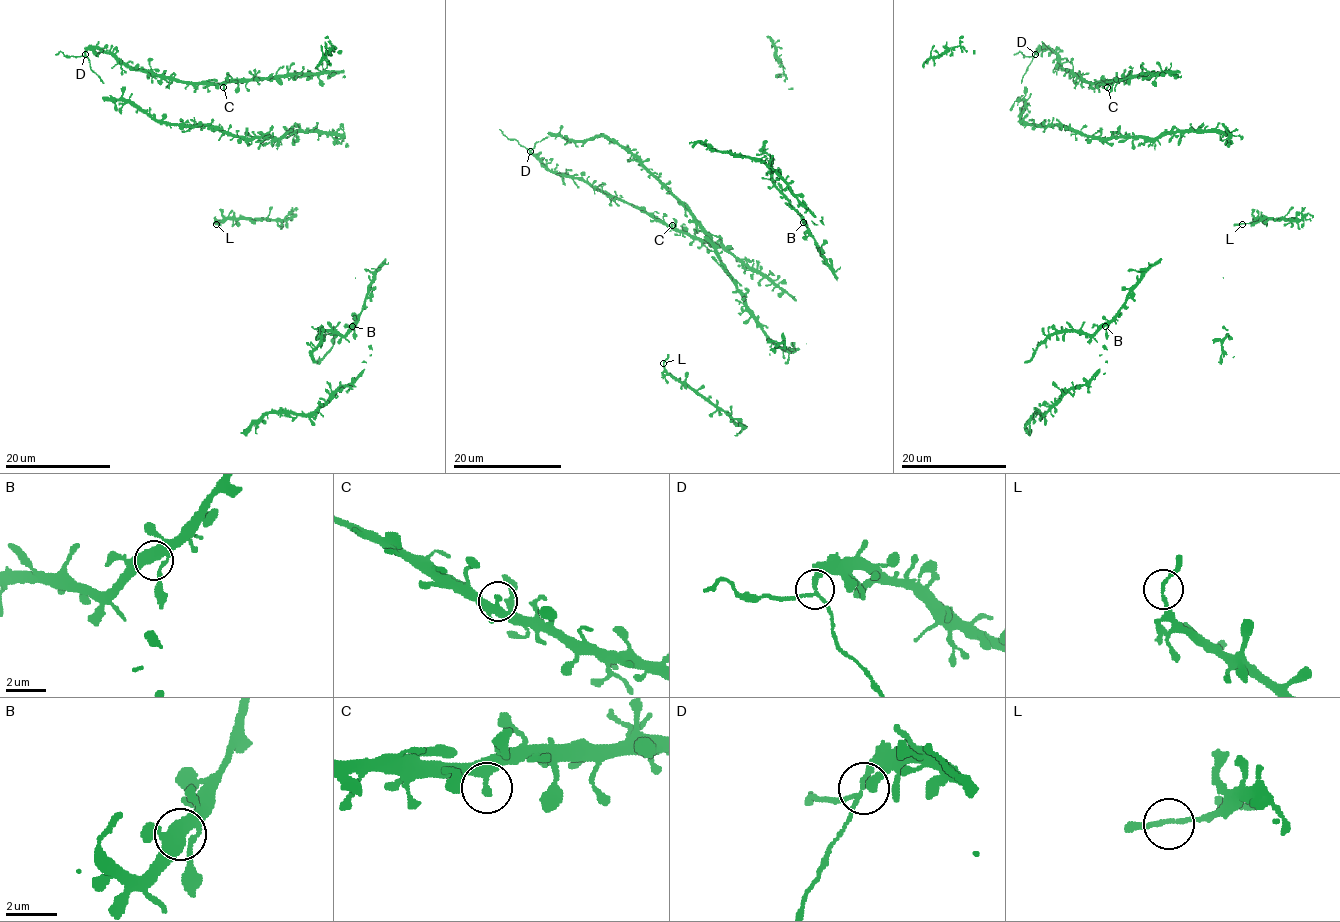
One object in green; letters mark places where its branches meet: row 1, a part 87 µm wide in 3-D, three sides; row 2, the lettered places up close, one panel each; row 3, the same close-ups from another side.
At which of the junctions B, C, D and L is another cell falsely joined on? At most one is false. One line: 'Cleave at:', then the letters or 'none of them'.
Cleave at: D

